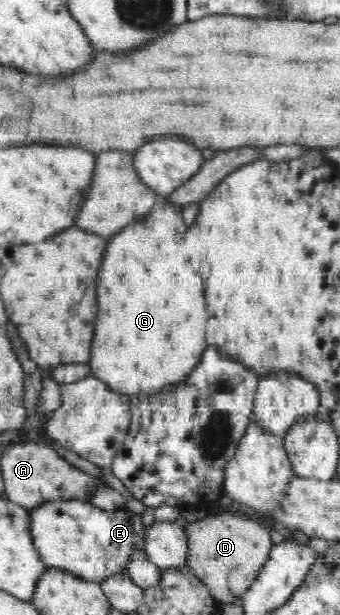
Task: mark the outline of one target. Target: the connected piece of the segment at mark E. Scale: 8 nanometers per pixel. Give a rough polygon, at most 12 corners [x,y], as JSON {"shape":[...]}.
{"shape":[[87,501],[28,511],[48,567],[86,581],[143,551],[141,515]]}

